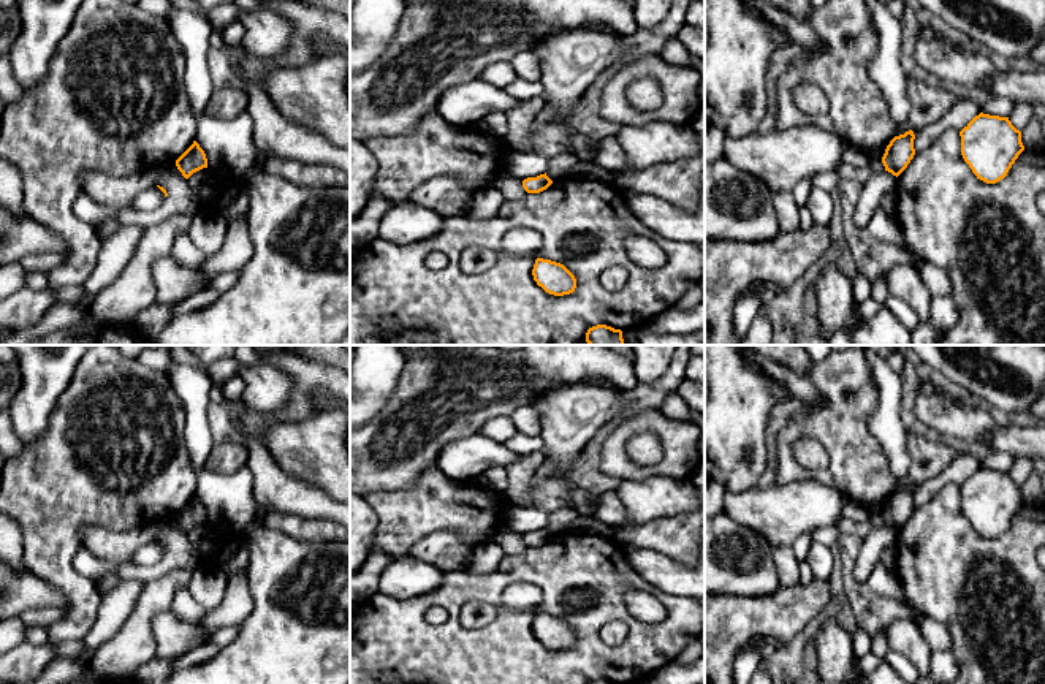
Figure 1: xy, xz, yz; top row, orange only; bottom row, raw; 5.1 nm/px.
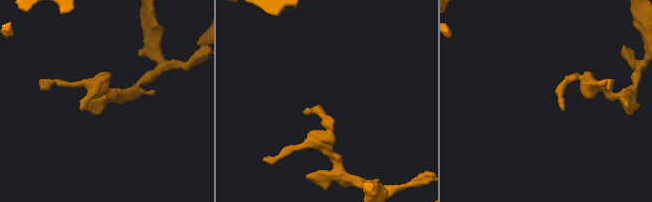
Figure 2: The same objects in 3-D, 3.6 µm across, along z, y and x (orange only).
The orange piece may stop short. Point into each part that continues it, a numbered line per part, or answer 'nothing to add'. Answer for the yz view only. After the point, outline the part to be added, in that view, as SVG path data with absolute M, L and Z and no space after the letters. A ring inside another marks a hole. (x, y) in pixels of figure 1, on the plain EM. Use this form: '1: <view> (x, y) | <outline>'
nothing to add

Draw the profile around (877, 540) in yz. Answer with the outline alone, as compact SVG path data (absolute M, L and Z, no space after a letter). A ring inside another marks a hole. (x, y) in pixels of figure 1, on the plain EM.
M888 526L874 527L861 537L861 548L855 562L853 576L860 583L868 583L868 578L882 554L896 545L898 532Z

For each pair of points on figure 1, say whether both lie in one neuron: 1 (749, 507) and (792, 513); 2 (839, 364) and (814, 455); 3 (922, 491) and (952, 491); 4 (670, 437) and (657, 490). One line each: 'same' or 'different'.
1: same
2: different
3: different
4: different

